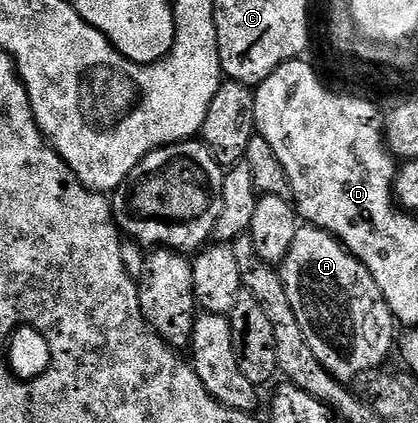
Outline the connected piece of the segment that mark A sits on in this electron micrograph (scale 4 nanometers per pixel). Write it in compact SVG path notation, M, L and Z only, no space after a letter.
M299 226L280 265L280 274L284 289L288 289L288 305L292 305L292 313L296 313L296 322L304 333L304 341L308 341L312 353L316 353L316 361L320 361L320 365L328 369L333 379L350 385L353 384L353 379L361 380L375 369L381 368L378 366L389 357L390 350L393 347L395 350L396 347L396 320L380 293L380 285L372 281L372 273L364 269L364 265L339 239L321 231L319 227Z

